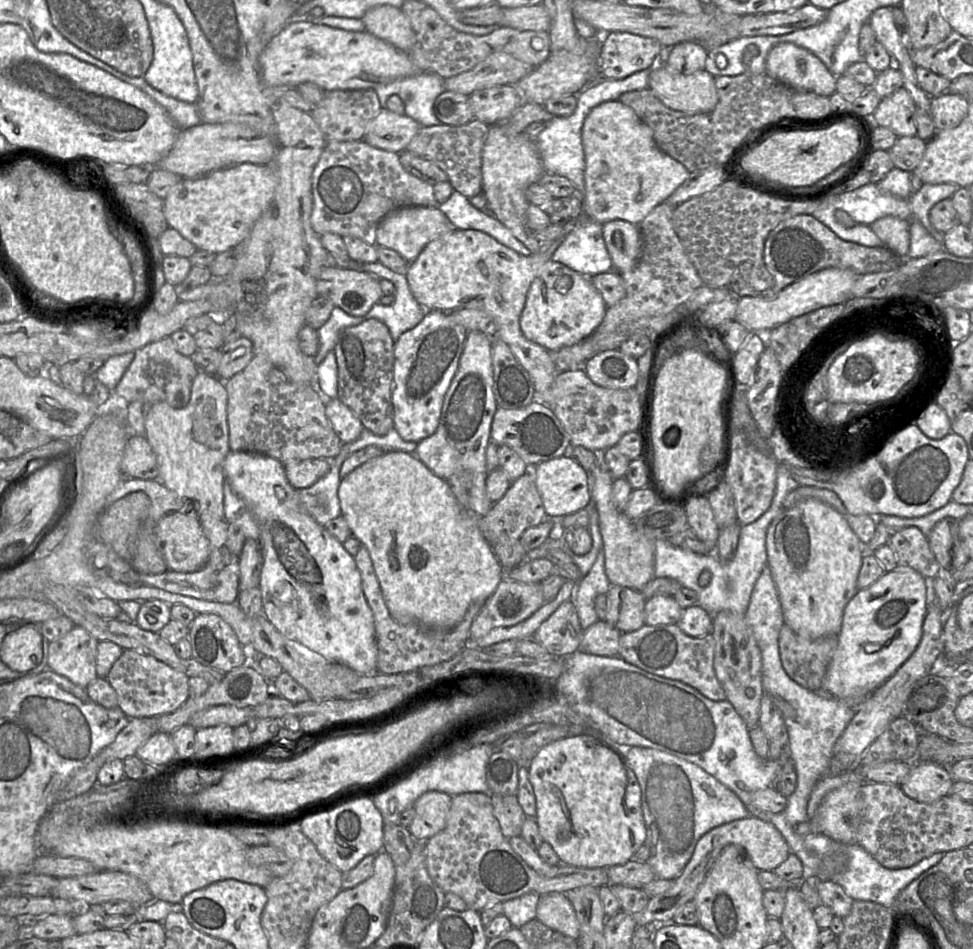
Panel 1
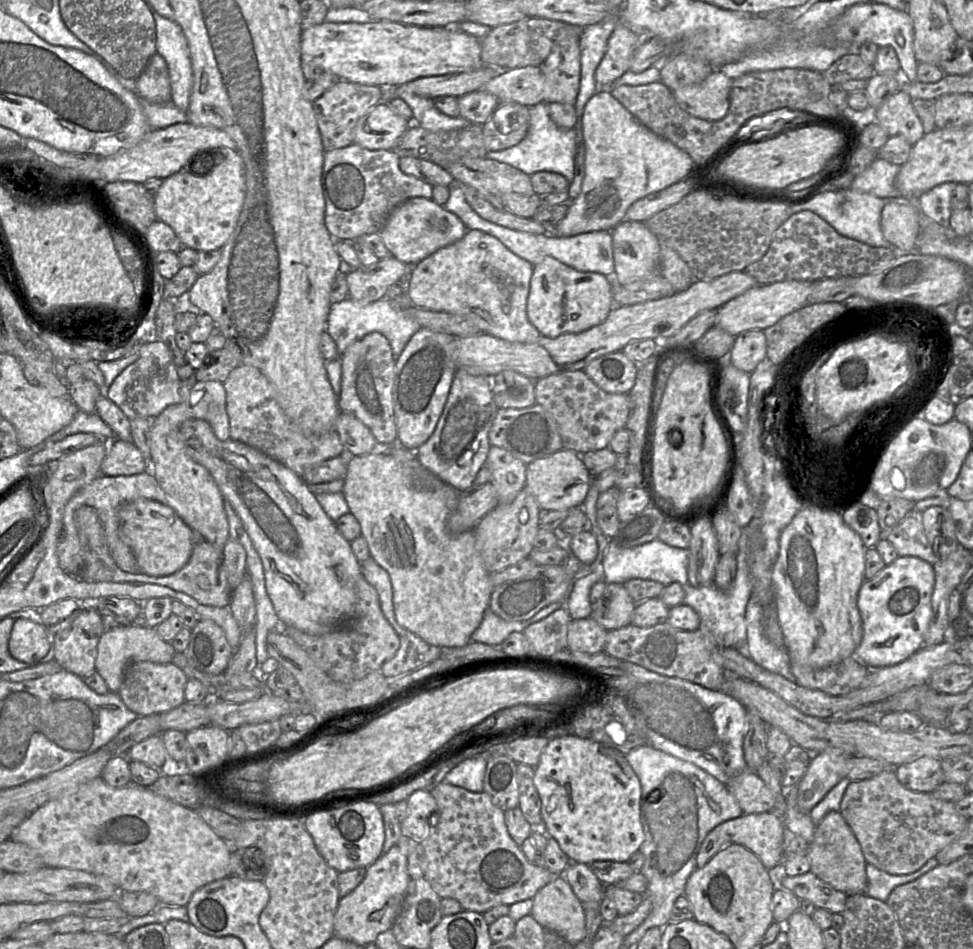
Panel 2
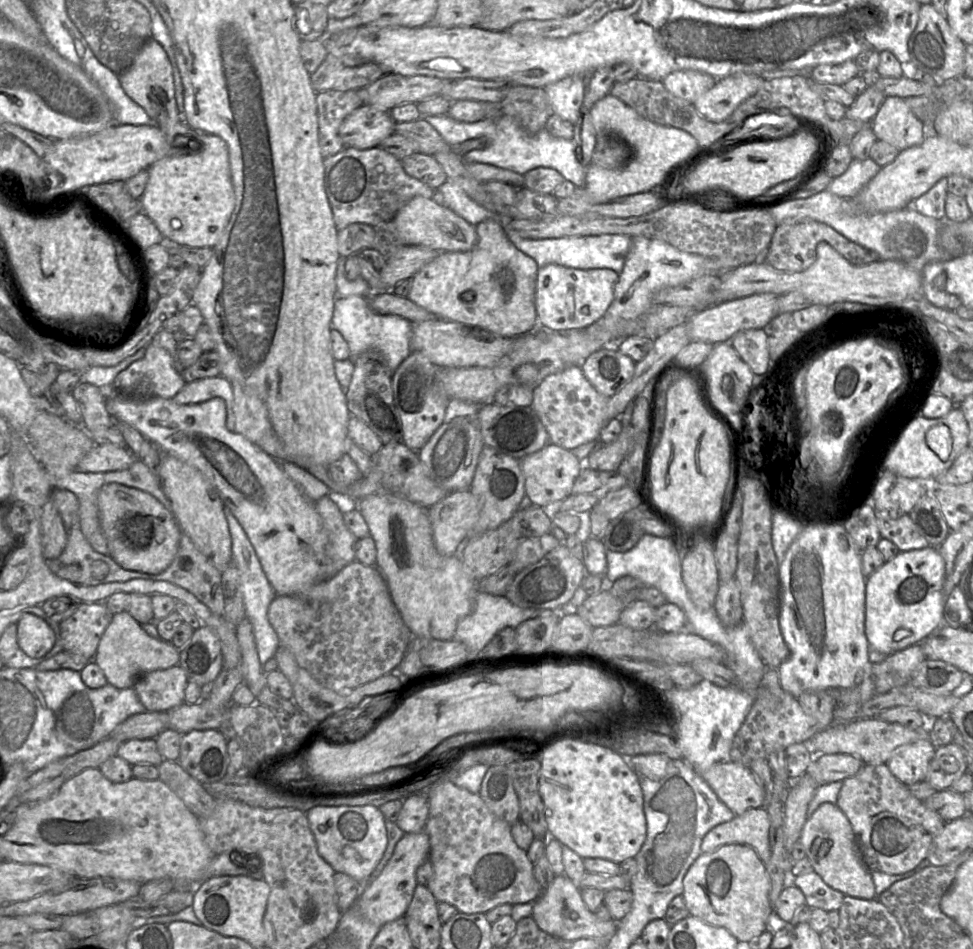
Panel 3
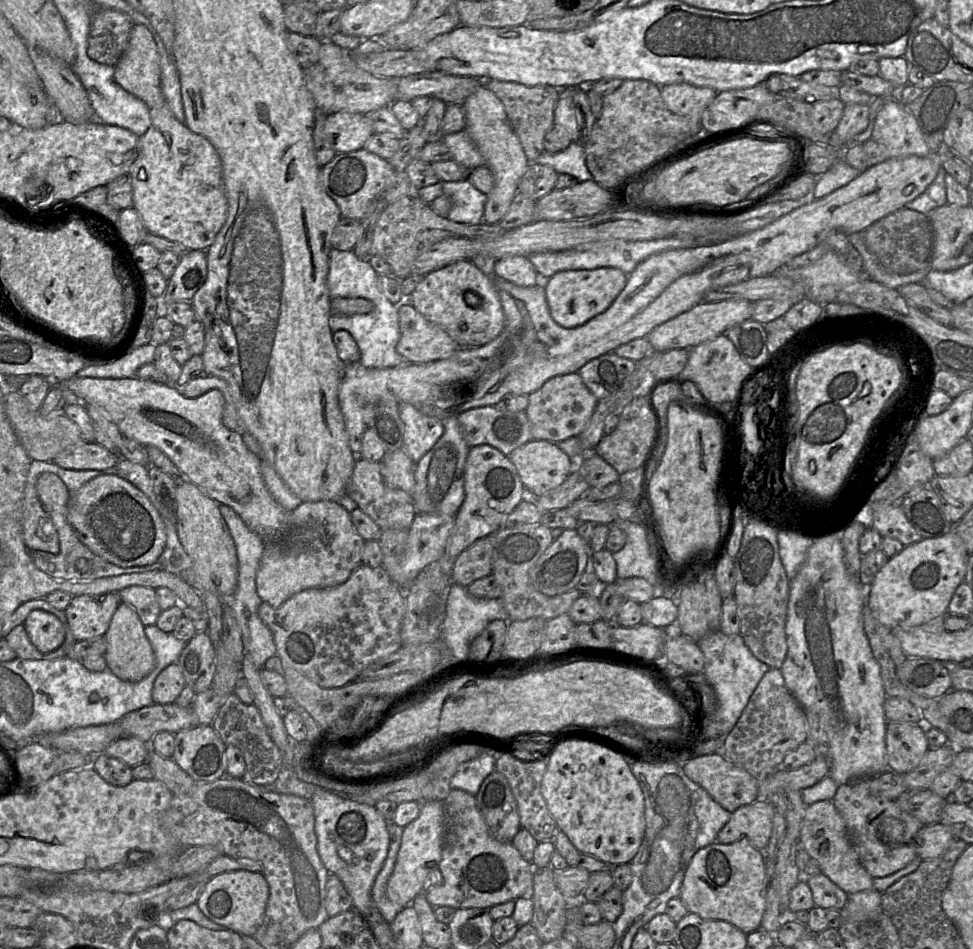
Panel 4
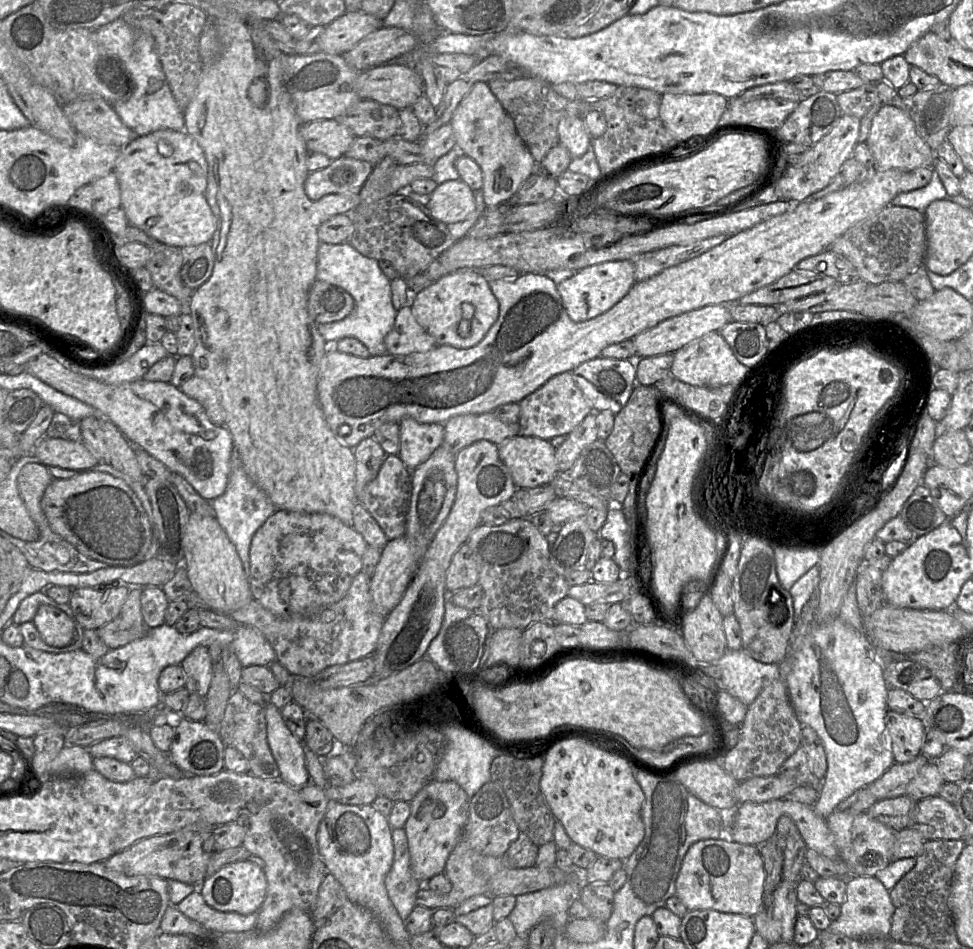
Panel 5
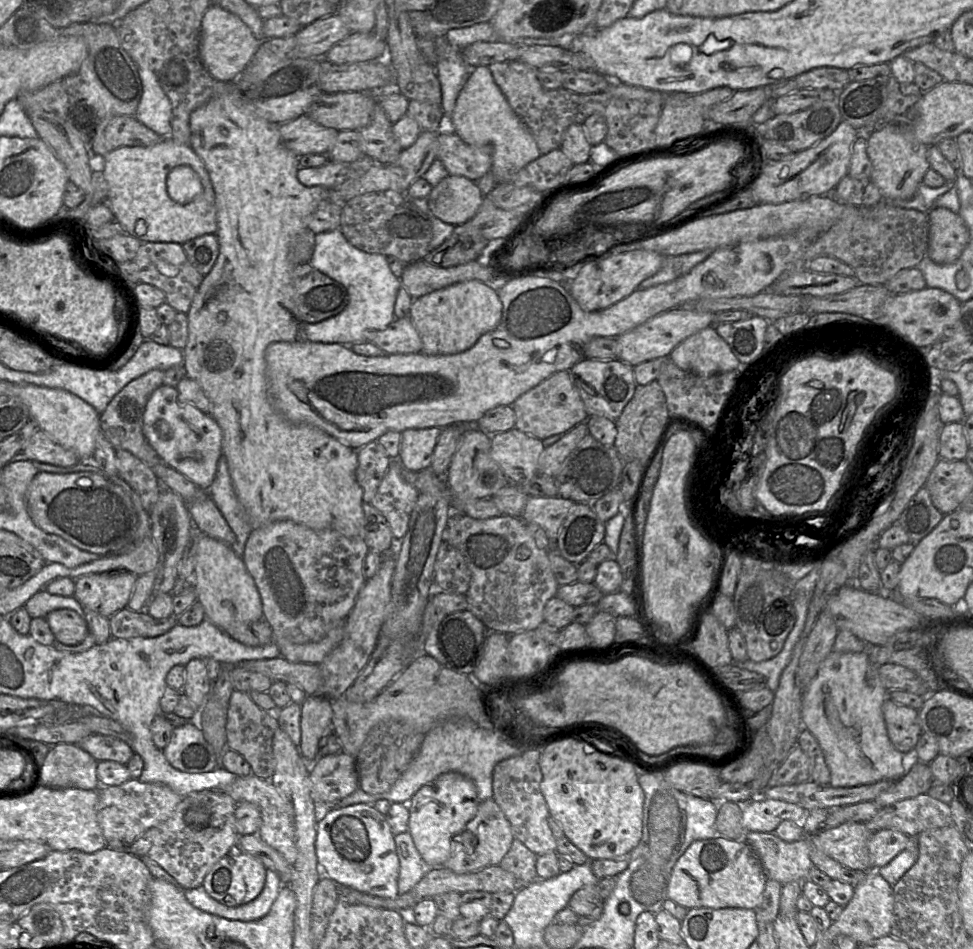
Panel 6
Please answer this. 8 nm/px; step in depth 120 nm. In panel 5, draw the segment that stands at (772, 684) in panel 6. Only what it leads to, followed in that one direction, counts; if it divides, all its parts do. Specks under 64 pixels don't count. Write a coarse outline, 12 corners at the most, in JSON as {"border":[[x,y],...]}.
{"border":[[743,649],[718,660],[723,690],[750,706],[775,679]]}

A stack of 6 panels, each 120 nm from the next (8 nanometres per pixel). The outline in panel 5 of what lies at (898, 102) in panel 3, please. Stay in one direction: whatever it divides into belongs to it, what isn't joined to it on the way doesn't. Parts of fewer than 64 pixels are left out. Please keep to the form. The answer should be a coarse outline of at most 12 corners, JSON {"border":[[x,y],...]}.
{"border":[[894,106],[875,115],[866,143],[877,170],[932,167],[935,152]]}

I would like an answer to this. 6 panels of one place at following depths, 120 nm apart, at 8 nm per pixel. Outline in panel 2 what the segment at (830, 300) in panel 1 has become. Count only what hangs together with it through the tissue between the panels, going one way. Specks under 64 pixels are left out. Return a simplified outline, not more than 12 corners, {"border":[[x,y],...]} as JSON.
{"border":[[812,283],[756,285],[718,308],[735,337],[805,306]]}

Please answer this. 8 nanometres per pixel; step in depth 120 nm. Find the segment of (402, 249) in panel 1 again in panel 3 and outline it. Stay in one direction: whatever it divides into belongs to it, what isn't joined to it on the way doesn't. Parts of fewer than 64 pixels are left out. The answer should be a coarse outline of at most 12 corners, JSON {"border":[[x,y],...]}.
{"border":[[415,196],[392,219],[405,246],[468,251],[475,226]]}

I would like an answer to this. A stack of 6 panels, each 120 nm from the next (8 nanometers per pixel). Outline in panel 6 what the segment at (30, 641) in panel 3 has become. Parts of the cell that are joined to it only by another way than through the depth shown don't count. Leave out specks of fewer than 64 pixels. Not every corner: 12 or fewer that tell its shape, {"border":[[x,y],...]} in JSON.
{"border":[[72,609],[45,619],[55,638],[78,645],[88,634],[85,618]]}

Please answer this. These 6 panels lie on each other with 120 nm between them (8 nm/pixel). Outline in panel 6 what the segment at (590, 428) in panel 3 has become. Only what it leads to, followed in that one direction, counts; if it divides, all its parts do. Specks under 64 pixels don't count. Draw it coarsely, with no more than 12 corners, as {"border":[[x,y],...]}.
{"border":[[568,370],[519,396],[515,427],[540,440],[589,417]]}

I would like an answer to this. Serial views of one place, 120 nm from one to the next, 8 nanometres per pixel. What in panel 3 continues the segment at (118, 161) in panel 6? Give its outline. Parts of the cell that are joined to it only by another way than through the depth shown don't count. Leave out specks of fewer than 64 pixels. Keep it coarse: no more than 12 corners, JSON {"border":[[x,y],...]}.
{"border":[[148,39],[119,74],[170,145],[142,211],[171,246],[214,247],[235,207],[227,143],[177,109]]}

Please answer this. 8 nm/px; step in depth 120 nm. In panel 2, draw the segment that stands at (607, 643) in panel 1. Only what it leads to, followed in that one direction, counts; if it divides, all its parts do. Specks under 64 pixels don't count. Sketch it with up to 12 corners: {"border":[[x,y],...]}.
{"border":[[591,617],[573,619],[567,649],[602,652],[607,632]]}

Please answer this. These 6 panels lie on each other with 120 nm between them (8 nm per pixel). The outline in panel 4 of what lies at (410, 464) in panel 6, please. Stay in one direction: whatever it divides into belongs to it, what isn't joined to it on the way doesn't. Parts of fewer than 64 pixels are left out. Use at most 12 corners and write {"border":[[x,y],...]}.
{"border":[[399,403],[403,449],[417,463],[444,432],[441,418]]}

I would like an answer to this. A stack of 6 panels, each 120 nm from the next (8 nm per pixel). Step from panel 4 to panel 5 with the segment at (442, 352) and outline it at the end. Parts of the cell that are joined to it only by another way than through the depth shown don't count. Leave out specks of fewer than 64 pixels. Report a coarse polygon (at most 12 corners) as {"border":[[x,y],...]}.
{"border":[[409,303],[385,336],[388,354],[424,353],[437,346]]}

